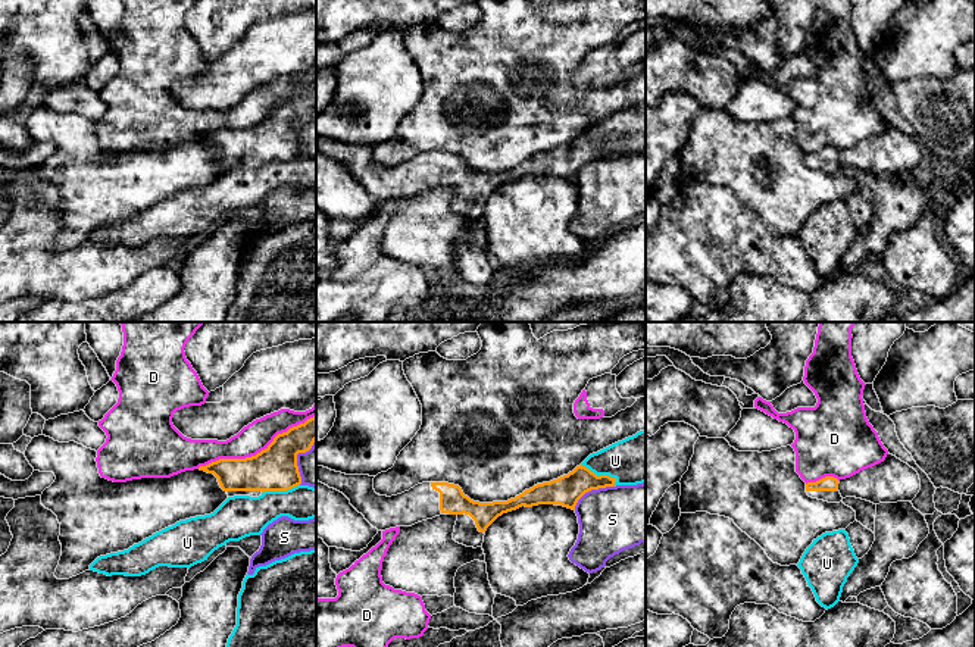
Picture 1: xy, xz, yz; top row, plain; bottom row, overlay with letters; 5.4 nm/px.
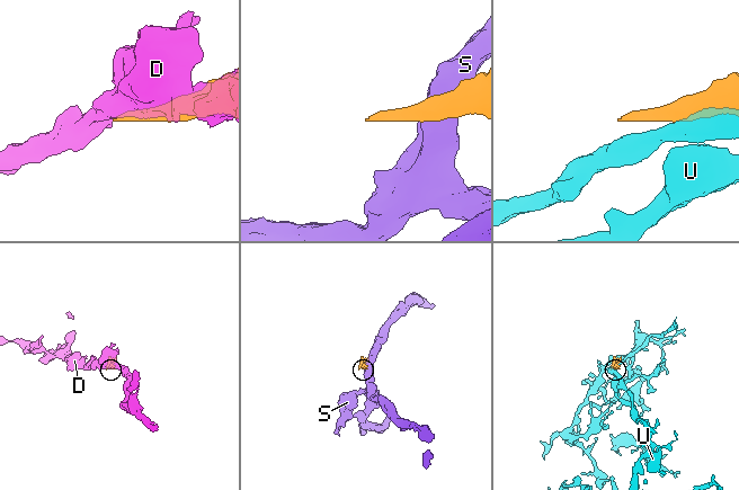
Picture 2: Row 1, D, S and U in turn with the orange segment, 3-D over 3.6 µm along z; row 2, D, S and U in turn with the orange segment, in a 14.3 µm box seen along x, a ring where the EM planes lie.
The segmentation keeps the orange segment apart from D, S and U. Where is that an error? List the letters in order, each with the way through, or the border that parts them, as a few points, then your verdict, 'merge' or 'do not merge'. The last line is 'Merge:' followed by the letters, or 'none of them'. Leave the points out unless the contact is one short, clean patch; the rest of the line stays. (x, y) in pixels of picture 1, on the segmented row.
D: do not merge
S: do not merge
U: do not merge
Merge: none of them

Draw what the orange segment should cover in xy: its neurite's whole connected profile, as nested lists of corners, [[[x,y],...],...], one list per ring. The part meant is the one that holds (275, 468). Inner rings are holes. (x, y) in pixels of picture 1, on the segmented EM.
[[[316,416],[278,434],[256,456],[219,459],[199,469],[213,473],[228,497],[259,497],[265,491],[287,491],[301,484],[297,454],[309,451],[315,441]]]

